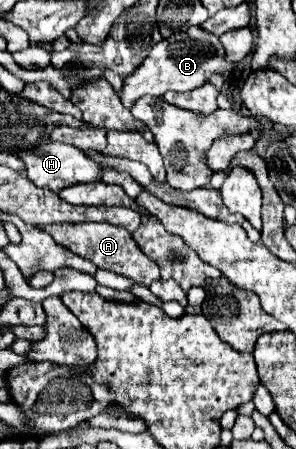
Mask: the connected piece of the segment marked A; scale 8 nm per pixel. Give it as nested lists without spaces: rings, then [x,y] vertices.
[[[50,224],[48,228],[42,228],[48,232],[60,246],[68,248],[70,252],[94,262],[98,268],[112,270],[116,274],[122,274],[136,284],[150,286],[154,280],[160,280],[160,268],[134,244],[130,232],[120,226],[112,224]]]

